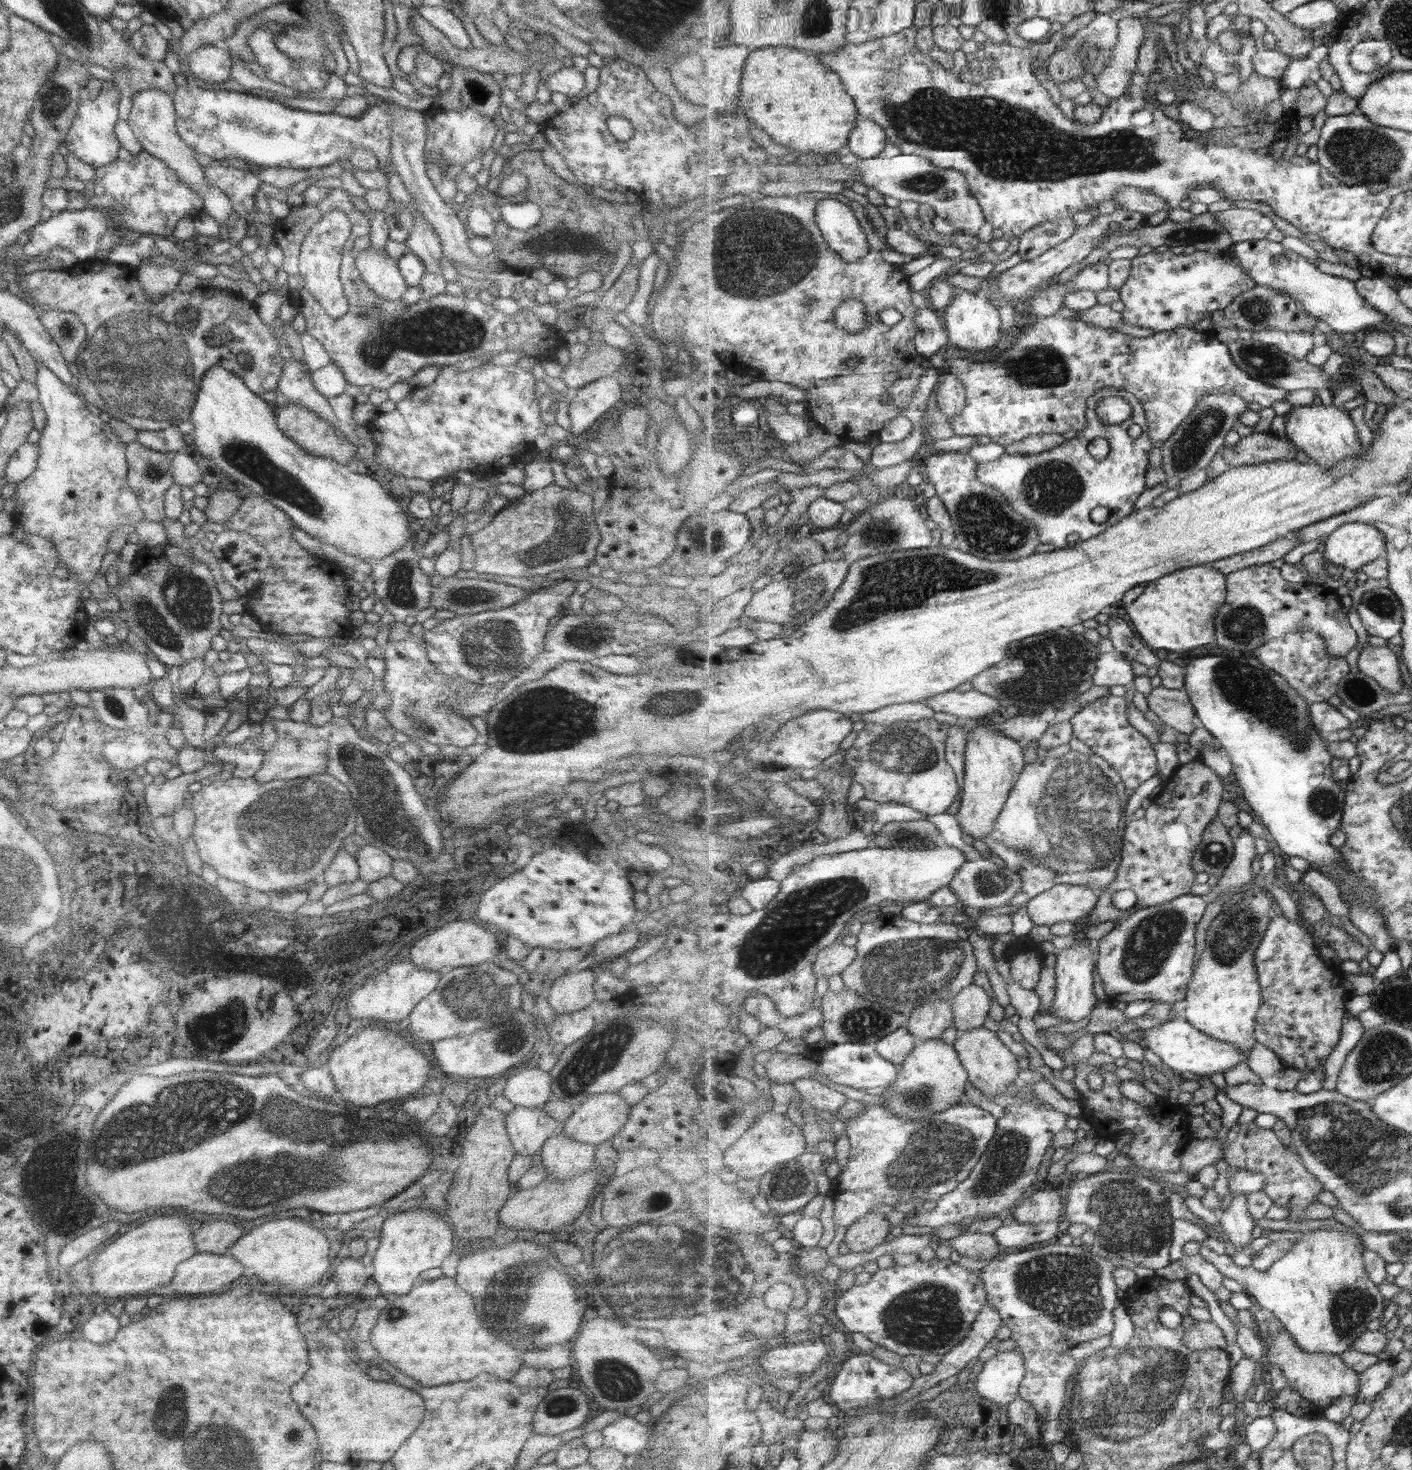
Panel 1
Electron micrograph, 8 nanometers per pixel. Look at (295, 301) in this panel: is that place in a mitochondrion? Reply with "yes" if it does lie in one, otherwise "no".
no

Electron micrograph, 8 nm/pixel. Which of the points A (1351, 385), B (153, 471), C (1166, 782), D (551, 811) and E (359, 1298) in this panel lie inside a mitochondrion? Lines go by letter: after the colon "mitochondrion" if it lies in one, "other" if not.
A: other
B: mitochondrion
C: other
D: other
E: other

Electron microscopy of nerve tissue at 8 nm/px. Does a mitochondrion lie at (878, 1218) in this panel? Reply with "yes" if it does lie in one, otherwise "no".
no

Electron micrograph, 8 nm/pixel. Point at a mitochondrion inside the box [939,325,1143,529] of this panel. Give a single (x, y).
(1049, 488)

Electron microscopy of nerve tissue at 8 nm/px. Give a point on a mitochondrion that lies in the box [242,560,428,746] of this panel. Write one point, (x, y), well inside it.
(402, 591)

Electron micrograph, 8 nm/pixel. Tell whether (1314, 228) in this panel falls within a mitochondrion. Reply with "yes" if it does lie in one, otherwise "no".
no

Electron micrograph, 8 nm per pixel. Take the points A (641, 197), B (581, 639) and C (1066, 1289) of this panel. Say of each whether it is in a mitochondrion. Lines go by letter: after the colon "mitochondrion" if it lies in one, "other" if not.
A: other
B: mitochondrion
C: mitochondrion

